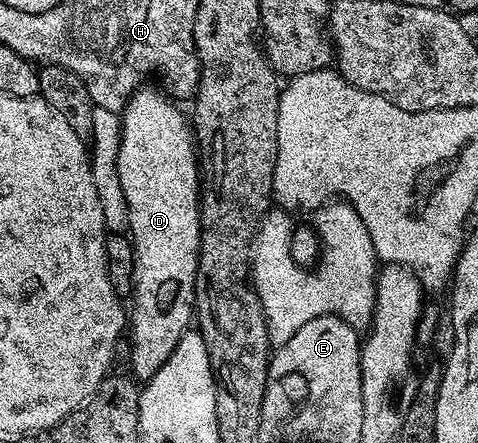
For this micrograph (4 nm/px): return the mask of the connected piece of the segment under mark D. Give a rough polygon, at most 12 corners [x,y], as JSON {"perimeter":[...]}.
{"perimeter":[[149,85],[119,115],[137,381],[194,322],[201,173]]}

